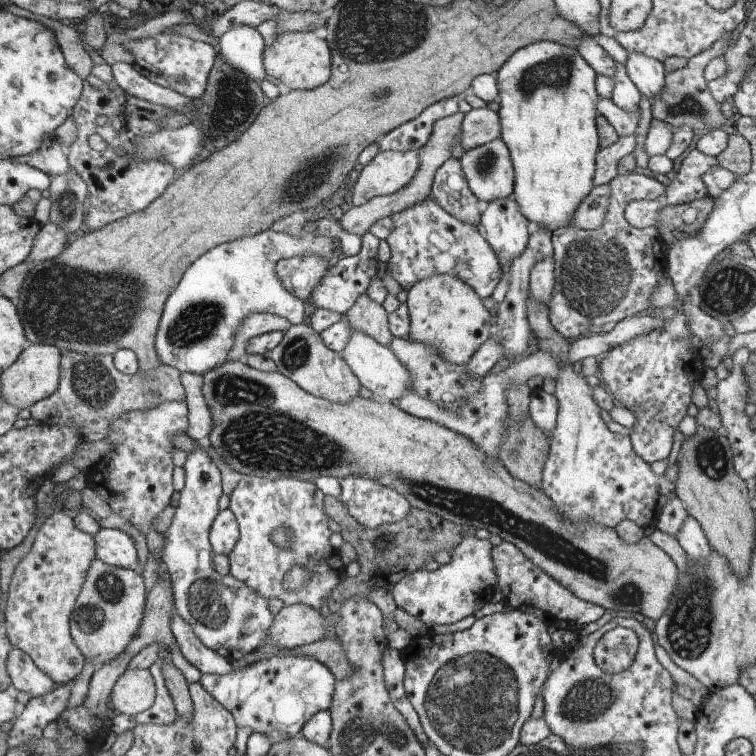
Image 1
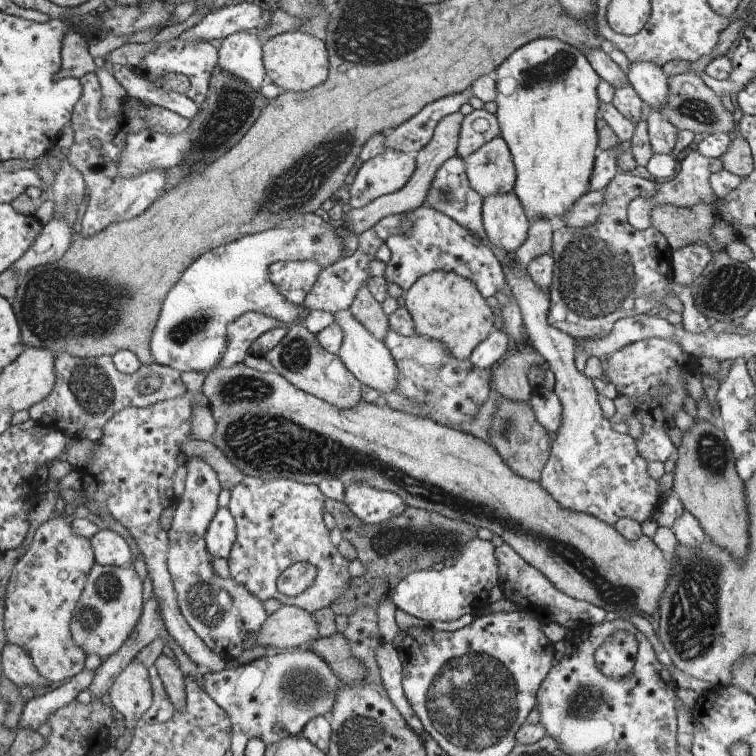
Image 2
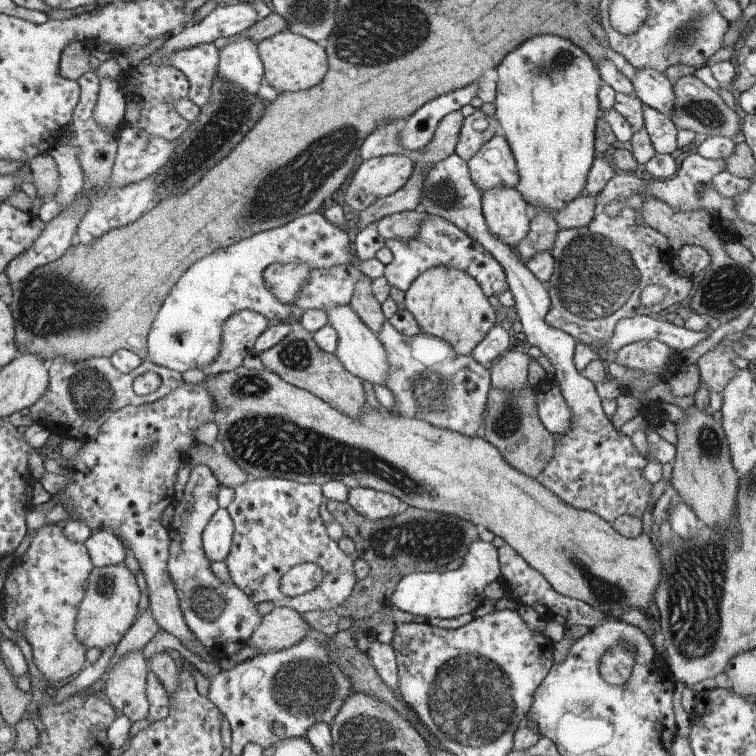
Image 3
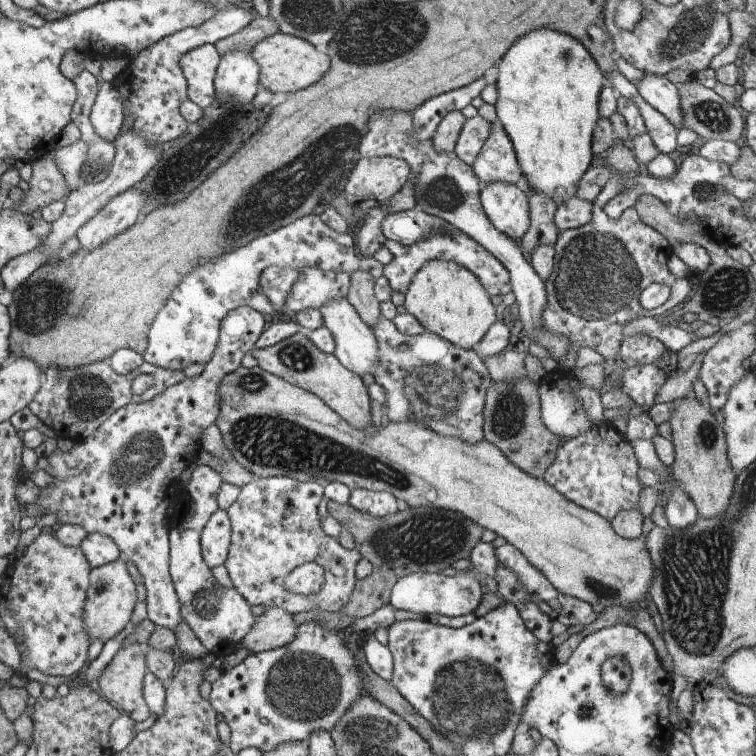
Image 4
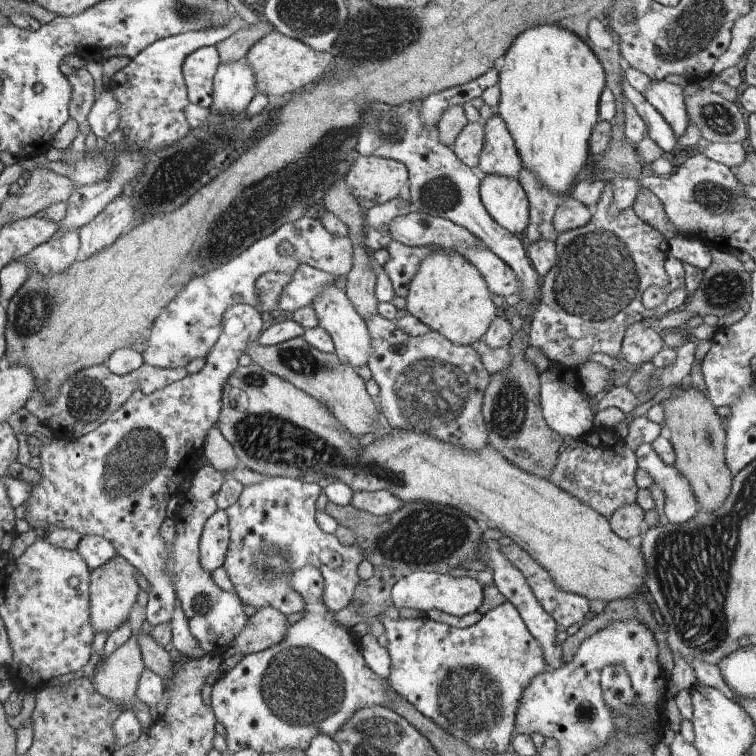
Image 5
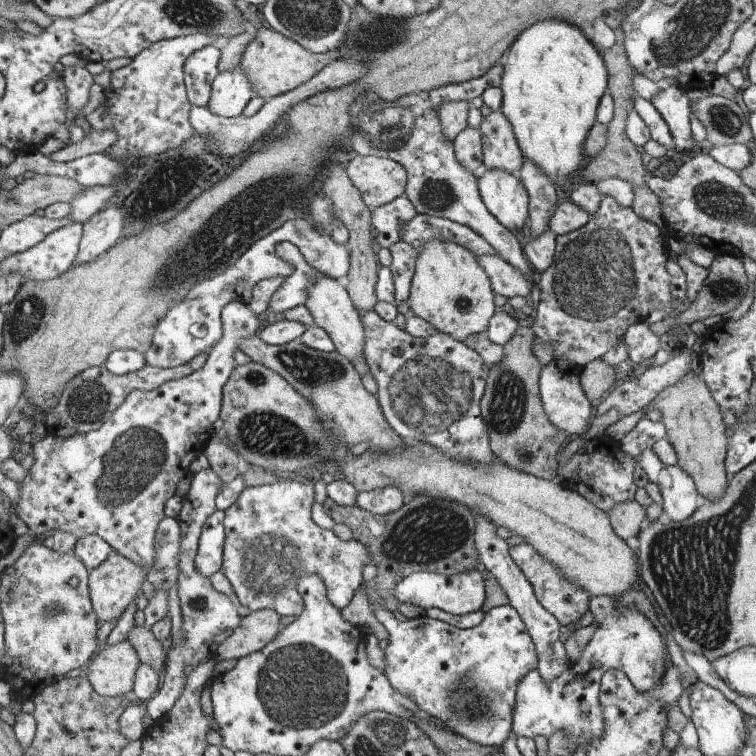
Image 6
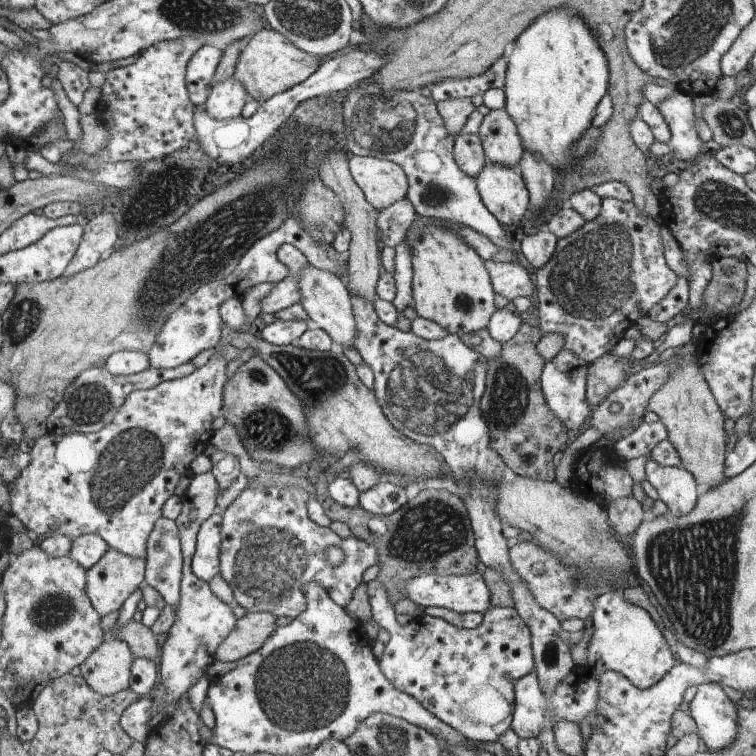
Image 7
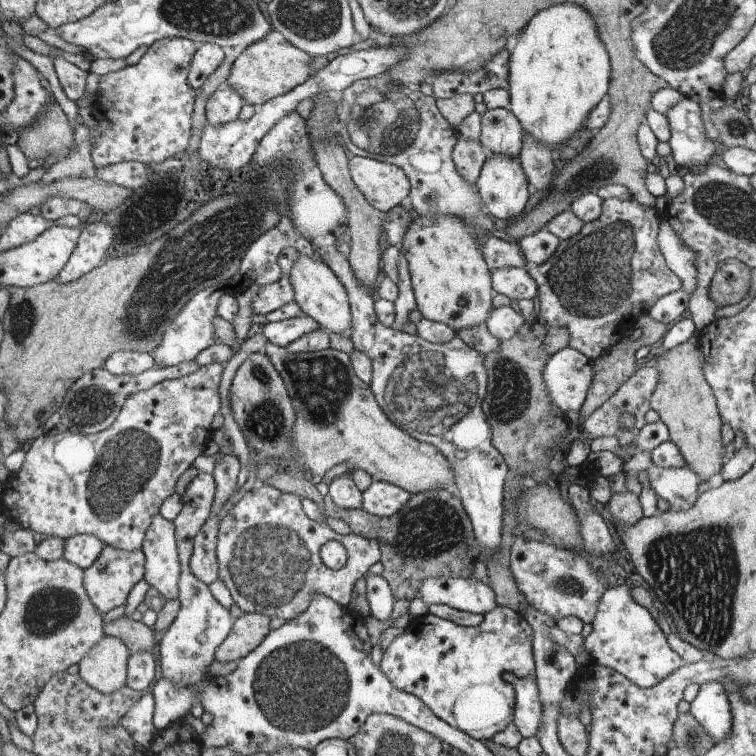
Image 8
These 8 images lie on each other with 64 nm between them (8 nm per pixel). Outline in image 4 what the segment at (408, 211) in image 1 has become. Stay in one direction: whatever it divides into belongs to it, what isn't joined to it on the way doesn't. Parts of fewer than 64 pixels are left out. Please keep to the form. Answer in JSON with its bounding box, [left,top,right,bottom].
[383,225,512,296]

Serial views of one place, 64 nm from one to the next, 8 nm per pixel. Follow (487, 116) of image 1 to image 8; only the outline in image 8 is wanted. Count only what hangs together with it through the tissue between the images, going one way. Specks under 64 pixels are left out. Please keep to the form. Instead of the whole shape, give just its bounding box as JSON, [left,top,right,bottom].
[454,140,487,186]

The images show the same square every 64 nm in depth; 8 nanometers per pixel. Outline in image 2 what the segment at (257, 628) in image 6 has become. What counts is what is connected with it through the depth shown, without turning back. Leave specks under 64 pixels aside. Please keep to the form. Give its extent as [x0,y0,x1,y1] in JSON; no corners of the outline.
[256,605,320,650]

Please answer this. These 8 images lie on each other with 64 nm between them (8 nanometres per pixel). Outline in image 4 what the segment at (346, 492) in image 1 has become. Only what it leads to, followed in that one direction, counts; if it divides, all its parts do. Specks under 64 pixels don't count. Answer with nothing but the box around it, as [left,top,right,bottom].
[348,489,399,518]

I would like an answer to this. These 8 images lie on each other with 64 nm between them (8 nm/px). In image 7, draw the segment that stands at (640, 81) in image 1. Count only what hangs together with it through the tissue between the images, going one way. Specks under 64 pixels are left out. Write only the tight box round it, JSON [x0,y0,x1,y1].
[658,90,711,162]

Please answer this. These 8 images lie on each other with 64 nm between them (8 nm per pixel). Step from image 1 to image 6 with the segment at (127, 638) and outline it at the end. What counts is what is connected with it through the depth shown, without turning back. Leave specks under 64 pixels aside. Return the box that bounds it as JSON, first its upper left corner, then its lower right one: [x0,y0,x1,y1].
[91,552,146,624]

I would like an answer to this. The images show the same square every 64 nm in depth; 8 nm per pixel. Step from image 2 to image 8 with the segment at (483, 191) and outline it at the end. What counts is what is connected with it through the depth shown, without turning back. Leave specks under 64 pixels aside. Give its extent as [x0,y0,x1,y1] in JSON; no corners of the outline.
[480,108,524,158]

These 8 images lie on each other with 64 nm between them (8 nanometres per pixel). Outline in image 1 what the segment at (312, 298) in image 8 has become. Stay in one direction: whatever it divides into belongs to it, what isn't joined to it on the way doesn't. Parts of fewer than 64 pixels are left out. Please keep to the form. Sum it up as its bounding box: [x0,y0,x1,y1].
[341,325,412,403]

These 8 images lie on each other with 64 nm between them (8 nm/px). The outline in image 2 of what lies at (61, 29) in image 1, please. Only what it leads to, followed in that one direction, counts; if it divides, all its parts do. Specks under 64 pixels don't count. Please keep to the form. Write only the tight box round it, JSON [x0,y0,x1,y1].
[60,31,97,81]

